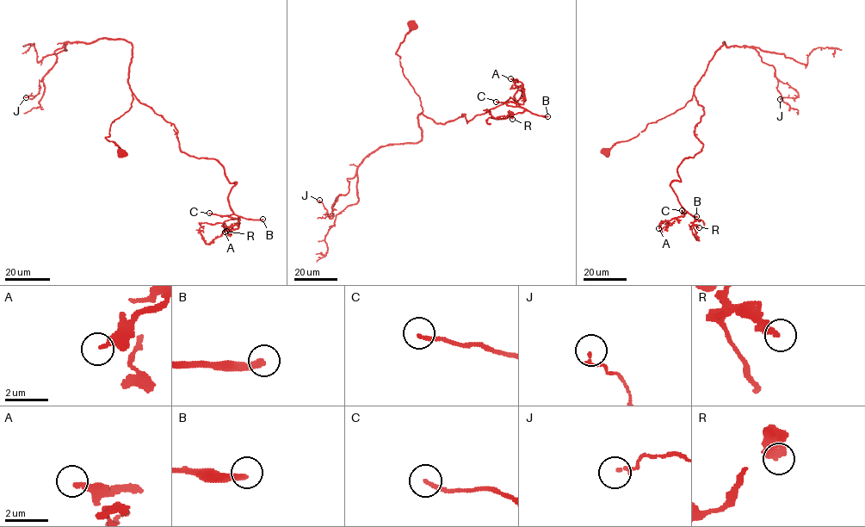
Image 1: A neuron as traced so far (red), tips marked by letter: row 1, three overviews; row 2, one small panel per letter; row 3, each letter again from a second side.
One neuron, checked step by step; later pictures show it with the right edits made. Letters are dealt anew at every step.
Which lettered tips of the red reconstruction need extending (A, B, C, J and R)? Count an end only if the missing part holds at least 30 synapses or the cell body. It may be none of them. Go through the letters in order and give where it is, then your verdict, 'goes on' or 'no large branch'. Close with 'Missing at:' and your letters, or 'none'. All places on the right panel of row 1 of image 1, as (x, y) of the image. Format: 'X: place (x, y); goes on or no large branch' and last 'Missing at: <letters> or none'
A: place (658, 228); no large branch
B: place (696, 216); goes on
C: place (682, 210); no large branch
J: place (780, 99); no large branch
R: place (699, 227); no large branch
Missing at: B

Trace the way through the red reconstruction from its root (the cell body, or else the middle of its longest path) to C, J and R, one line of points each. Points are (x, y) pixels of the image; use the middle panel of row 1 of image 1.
C: (410, 25), (396, 53), (424, 115), (444, 124), (465, 114), (466, 123), (522, 91), (518, 106), (496, 102)
J: (410, 25), (396, 53), (419, 97), (422, 139), (370, 152), (331, 219), (319, 200)
R: (410, 25), (396, 53), (424, 115), (444, 124), (465, 114), (466, 123), (520, 90), (525, 110), (512, 119)

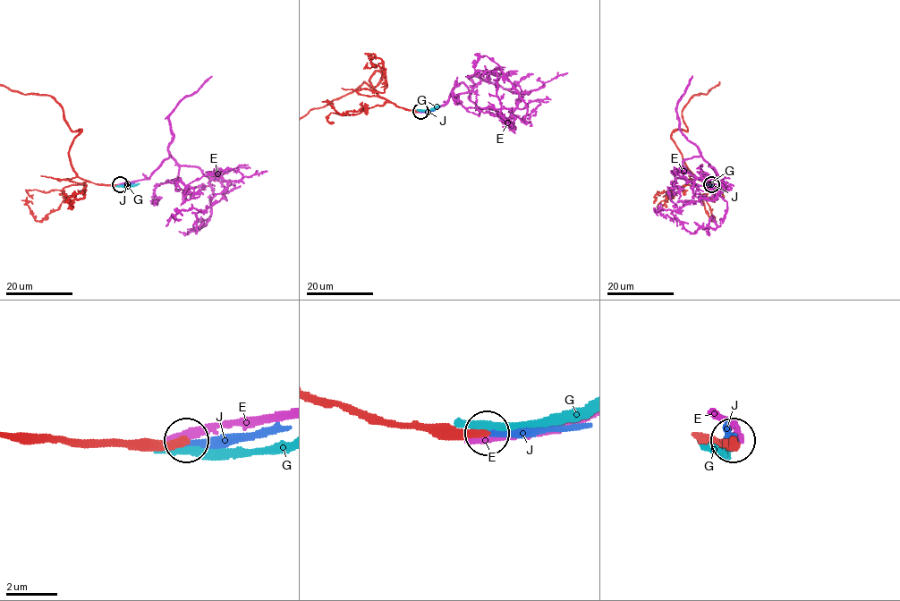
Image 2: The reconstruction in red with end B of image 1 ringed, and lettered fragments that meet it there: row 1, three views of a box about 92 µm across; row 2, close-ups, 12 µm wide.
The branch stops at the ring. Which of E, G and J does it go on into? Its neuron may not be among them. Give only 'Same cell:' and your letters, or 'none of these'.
Same cell: none of these

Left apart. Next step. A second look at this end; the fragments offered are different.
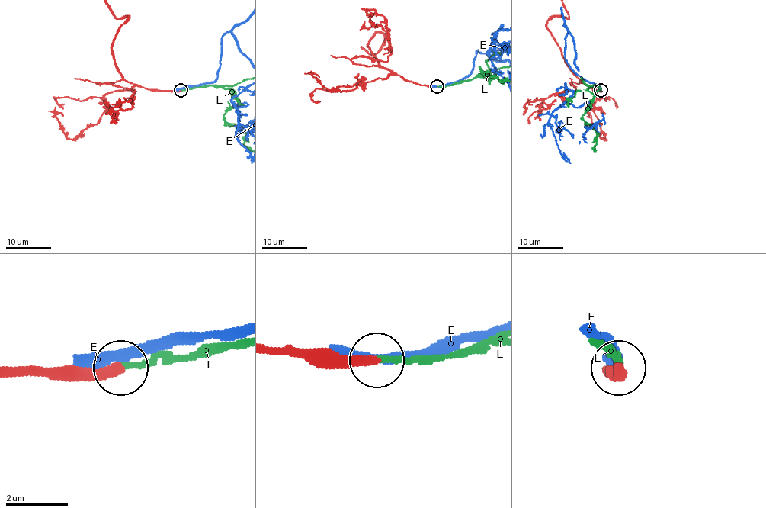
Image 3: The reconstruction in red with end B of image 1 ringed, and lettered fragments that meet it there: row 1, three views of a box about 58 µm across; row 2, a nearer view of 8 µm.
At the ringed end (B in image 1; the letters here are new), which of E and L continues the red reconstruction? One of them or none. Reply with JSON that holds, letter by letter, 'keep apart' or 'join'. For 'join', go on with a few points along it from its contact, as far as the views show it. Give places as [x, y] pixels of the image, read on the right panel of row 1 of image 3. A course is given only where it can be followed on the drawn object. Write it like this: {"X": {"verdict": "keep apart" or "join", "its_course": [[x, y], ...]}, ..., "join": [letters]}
{"E": {"verdict": "keep apart"}, "L": {"verdict": "join"}, "join": ["L"]}

